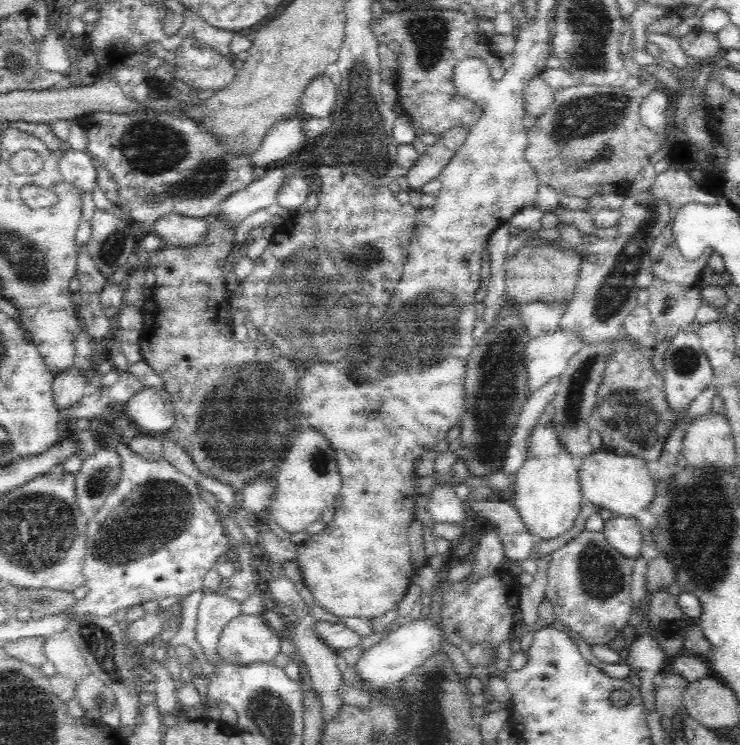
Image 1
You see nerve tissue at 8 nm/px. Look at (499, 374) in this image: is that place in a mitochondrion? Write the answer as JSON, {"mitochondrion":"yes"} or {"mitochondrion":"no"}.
{"mitochondrion":"yes"}

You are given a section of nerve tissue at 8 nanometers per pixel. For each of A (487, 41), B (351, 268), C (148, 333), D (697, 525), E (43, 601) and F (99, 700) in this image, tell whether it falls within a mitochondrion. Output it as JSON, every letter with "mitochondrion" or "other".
{"A":"other","B":"mitochondrion","C":"other","D":"mitochondrion","E":"mitochondrion","F":"mitochondrion"}

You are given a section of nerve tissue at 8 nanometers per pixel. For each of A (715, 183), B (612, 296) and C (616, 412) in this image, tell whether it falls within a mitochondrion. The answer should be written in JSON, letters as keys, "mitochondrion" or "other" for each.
{"A":"other","B":"mitochondrion","C":"mitochondrion"}

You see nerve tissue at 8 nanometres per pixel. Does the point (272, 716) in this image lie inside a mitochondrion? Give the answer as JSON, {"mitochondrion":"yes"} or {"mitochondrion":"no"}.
{"mitochondrion":"yes"}

